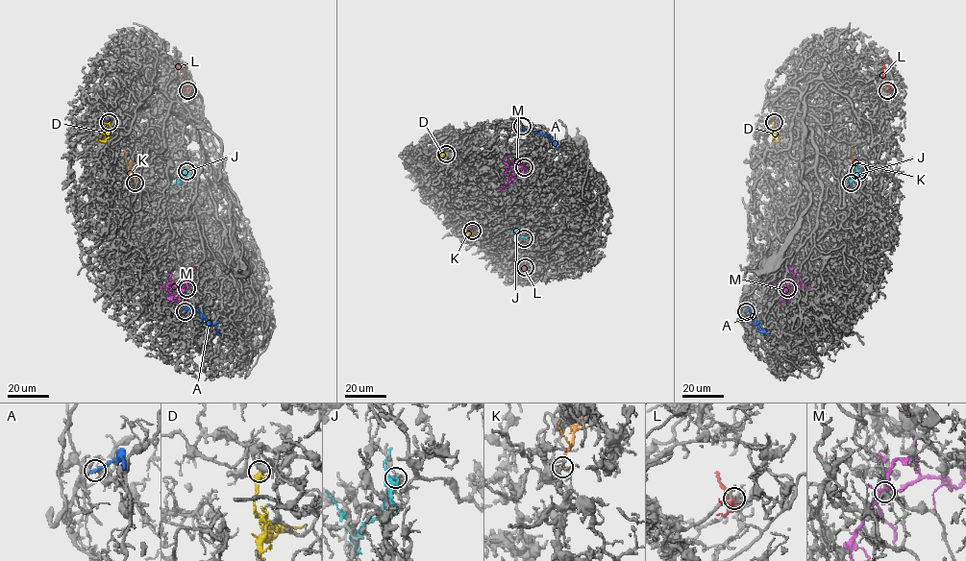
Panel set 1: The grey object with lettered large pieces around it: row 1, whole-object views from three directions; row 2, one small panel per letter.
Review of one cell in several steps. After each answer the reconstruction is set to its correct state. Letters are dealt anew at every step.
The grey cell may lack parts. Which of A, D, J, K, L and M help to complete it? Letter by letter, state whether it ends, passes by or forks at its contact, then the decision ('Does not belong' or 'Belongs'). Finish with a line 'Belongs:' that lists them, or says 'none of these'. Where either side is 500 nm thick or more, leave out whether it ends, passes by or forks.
A: It ends there. Does not belong
D: It passes by. Belongs
J: It ends there. Does not belong
K: It ends there. Does not belong
L: It passes by. Does not belong
M: It forks there. Does not belong
Belongs: D

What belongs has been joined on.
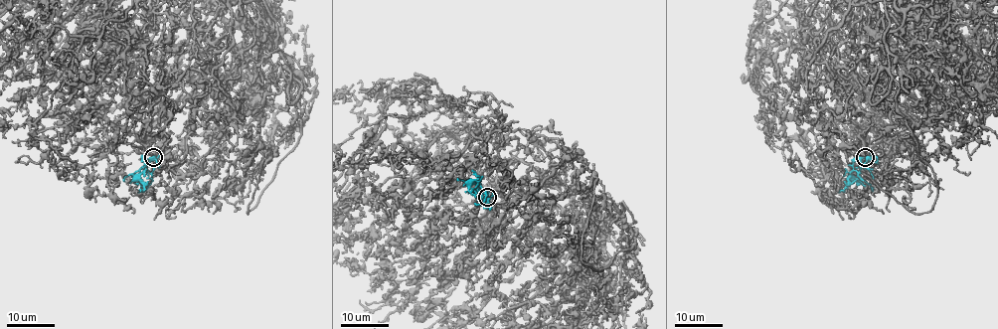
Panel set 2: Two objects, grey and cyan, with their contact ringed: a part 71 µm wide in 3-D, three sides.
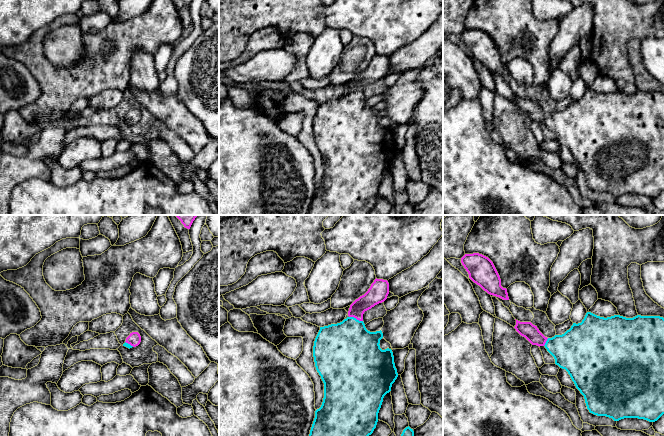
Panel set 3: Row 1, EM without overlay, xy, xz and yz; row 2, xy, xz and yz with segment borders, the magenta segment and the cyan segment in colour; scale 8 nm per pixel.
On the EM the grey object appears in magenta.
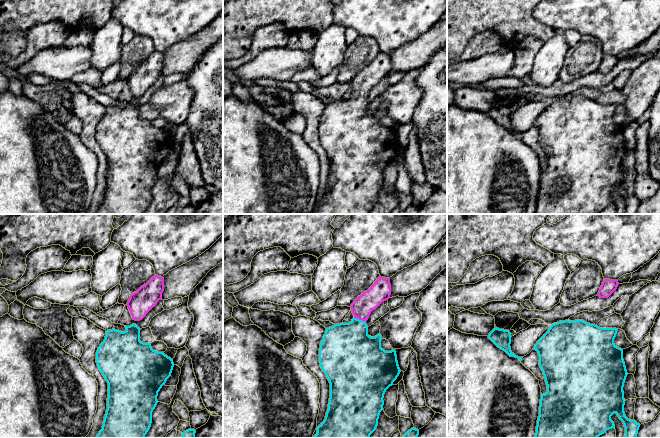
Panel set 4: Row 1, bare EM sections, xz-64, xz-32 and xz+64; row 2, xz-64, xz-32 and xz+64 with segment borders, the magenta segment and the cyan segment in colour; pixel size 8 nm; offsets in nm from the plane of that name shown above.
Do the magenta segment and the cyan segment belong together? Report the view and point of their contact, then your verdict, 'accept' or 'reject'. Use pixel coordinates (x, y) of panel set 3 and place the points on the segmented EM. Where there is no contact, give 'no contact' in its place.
meets magenta in xz at (356, 318); accept

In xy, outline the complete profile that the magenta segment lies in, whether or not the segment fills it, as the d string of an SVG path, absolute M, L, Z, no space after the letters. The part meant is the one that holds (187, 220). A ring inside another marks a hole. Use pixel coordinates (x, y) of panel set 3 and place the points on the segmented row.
M175 215L185 228L190 229L193 221L197 217L197 215Z

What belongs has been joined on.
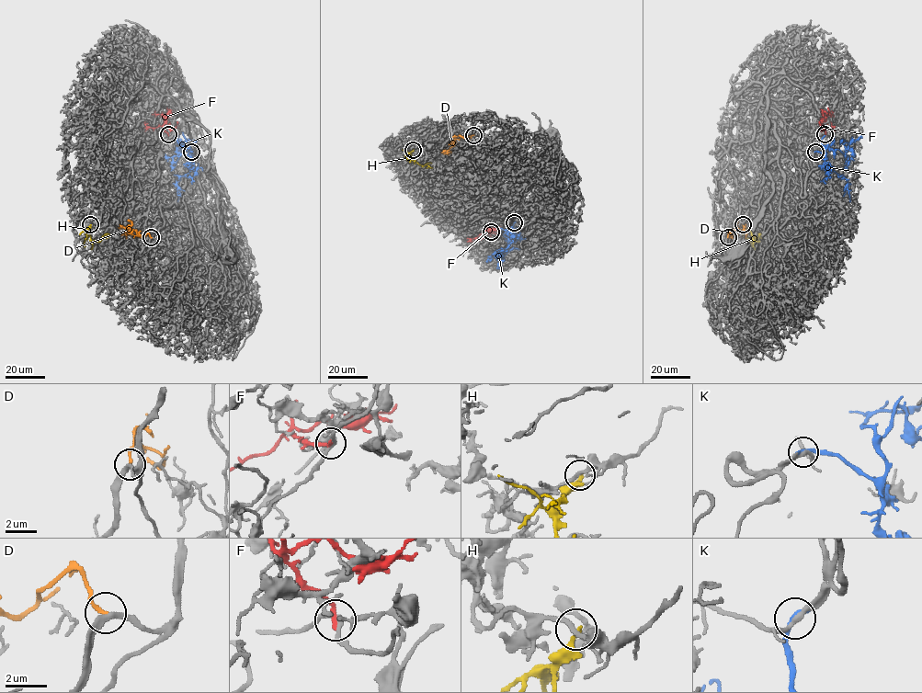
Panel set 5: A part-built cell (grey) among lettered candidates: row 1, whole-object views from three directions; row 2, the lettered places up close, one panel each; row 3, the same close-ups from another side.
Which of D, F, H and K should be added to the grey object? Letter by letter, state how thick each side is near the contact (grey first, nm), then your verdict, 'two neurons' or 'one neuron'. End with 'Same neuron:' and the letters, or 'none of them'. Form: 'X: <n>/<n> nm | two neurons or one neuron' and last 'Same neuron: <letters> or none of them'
D: 280/180 nm | one neuron
F: 200/260 nm | two neurons
H: 260/200 nm | two neurons
K: 240/320 nm | one neuron
Same neuron: D, K

